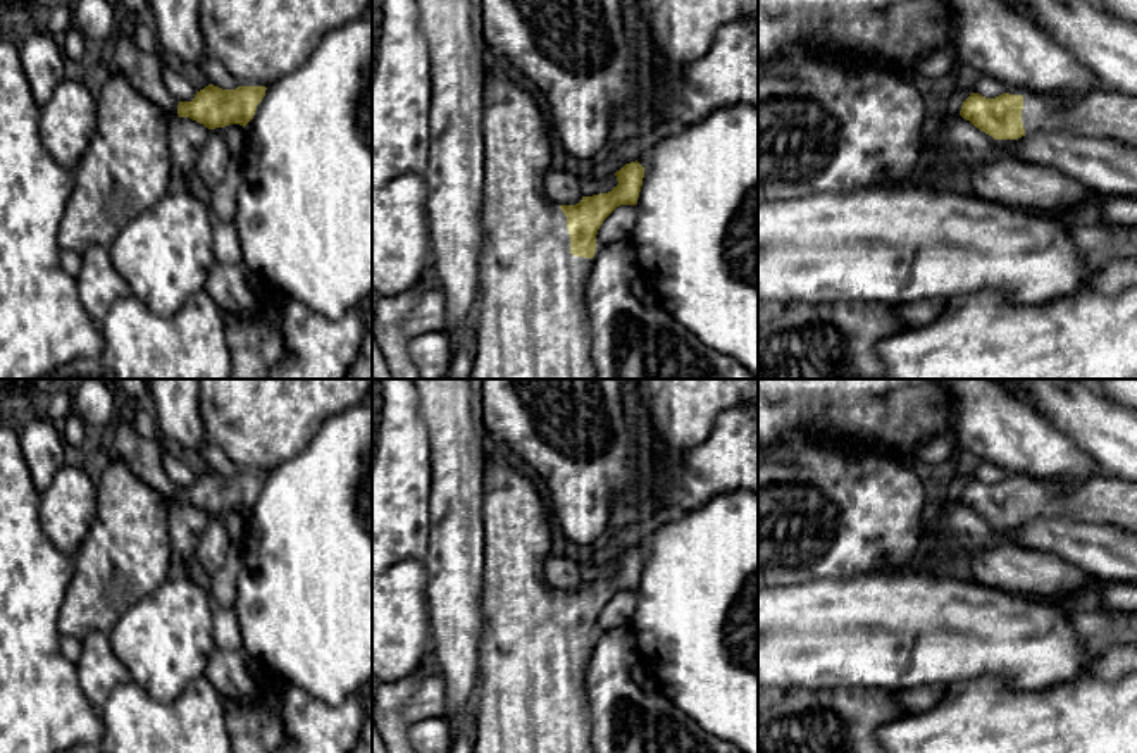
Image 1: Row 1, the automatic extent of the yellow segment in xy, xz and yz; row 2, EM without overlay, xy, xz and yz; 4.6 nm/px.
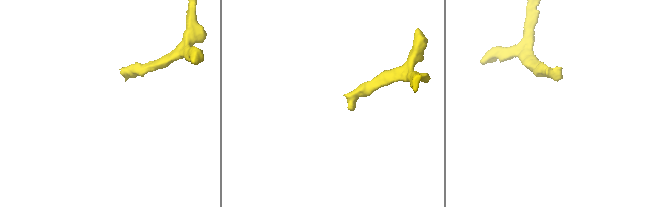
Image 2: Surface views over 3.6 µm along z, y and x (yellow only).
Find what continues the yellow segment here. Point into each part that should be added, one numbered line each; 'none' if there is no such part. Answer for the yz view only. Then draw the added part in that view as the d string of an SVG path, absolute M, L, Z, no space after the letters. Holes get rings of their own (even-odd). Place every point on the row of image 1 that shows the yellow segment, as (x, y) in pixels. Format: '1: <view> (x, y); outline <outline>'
1: yz (1101, 112); outline M1008 88L1006 93L1023 96L1025 134L1073 131L1137 148L1137 96L1134 95L1096 88L1063 105L1056 95L1037 95L1027 88Z

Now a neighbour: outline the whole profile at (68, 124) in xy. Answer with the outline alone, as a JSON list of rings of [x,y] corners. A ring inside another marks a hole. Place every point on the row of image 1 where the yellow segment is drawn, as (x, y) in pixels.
[[[69,74],[41,107],[41,143],[59,165],[72,171],[95,133],[96,98],[79,74]]]

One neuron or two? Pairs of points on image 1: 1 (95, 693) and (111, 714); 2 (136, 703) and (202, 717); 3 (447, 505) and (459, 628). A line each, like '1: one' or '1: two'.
1: two
2: one
3: one

